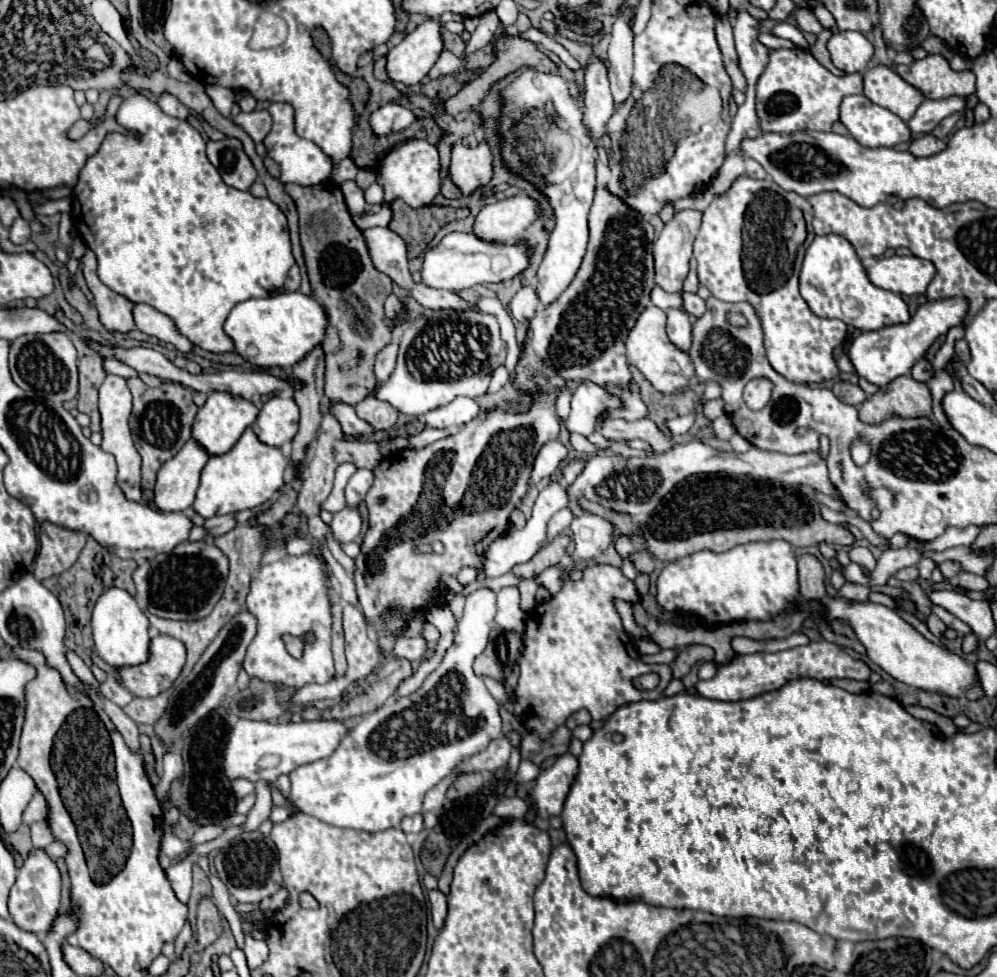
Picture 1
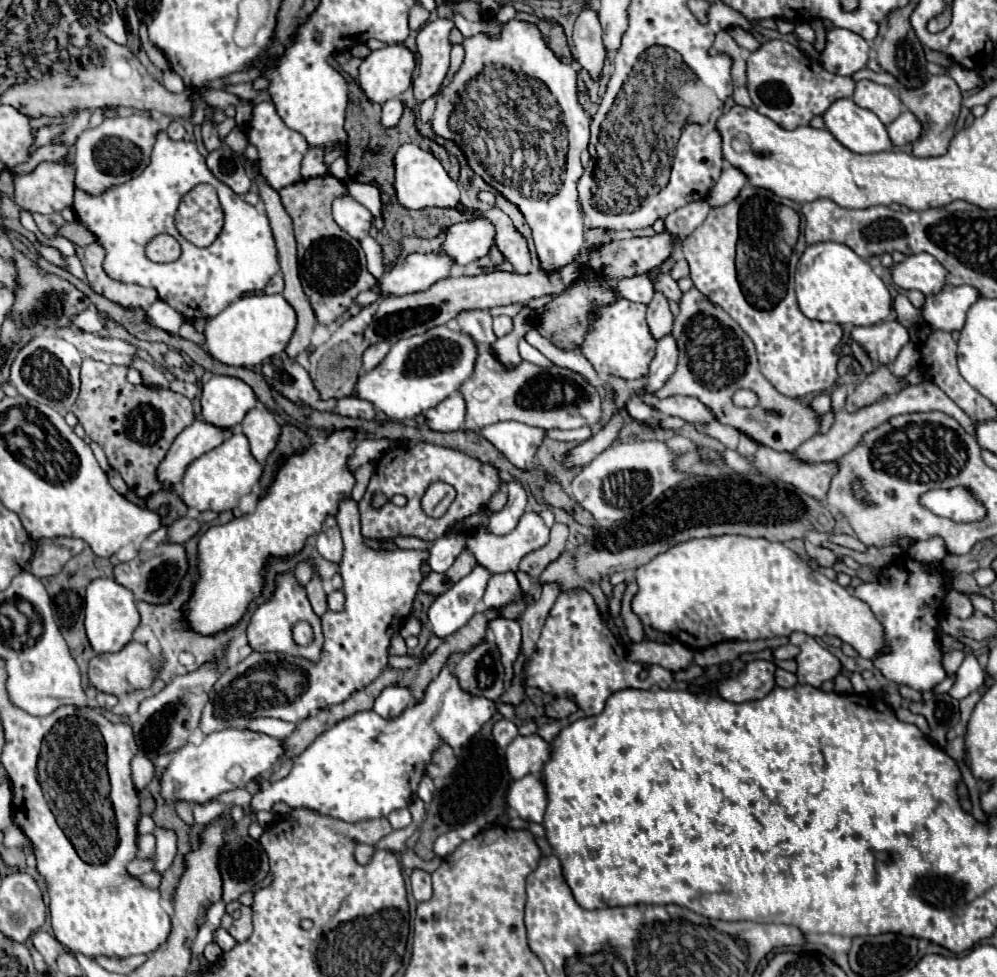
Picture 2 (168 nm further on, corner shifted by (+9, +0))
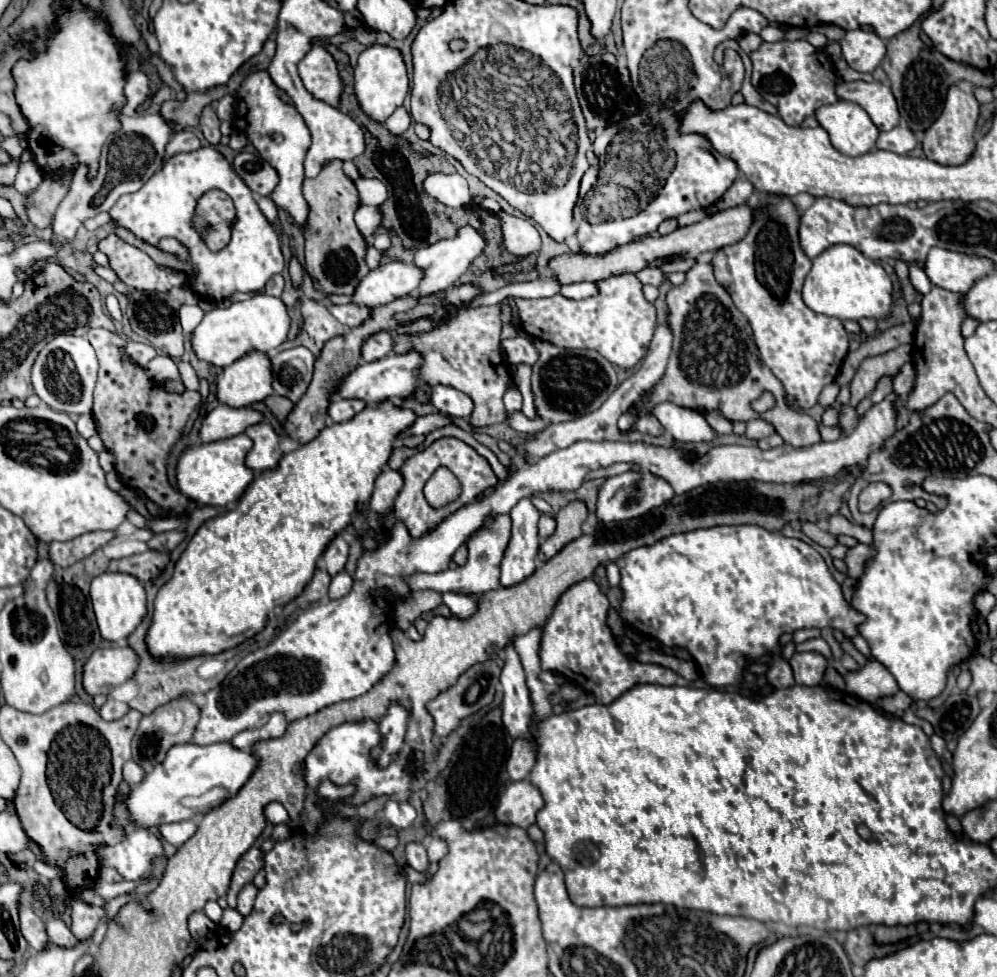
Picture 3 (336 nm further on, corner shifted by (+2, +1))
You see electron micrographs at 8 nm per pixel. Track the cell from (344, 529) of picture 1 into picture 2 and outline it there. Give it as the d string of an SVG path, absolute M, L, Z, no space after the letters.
M337 526L323 528L319 532L319 546L317 550L331 562L339 562L343 556L343 544L341 544L341 530Z

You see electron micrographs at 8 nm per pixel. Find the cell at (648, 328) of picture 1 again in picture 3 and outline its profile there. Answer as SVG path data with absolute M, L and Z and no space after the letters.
M634 273L612 275L596 281L598 295L588 299L566 299L554 295L548 299L514 299L522 329L534 339L548 341L566 349L596 349L610 363L634 367L644 355L648 339L654 335L656 309L642 295L642 283Z

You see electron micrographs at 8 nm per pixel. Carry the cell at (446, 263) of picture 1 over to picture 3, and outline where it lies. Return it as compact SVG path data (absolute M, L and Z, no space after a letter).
M386 261L372 269L352 293L352 301L360 307L380 307L394 299L410 295L422 279L422 269L402 261Z

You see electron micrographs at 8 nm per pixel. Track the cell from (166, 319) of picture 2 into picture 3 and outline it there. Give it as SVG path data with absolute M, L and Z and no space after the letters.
M184 305L180 309L180 323L184 327L184 333L190 335L194 327L202 321L202 317L204 317L204 309L200 305Z

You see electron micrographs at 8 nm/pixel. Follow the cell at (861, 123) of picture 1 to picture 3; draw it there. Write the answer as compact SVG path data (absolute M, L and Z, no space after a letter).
M838 101L834 105L820 107L814 117L830 135L832 145L848 157L864 155L876 147L880 129L856 103Z

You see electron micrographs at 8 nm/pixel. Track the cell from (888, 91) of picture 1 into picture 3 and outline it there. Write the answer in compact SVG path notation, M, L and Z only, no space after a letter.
M878 81L838 83L836 95L842 101L852 101L852 103L860 105L870 115L870 119L874 121L874 125L880 131L890 131L900 121L896 99L894 99L890 87L884 83L878 83Z

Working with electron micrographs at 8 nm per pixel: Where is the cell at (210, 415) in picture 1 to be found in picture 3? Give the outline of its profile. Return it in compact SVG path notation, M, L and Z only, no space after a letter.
M248 351L244 359L222 369L218 399L230 407L246 407L272 395L272 361L262 351Z

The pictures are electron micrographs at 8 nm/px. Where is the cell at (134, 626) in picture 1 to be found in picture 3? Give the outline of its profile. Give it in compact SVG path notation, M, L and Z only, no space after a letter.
M102 573L96 579L92 579L90 585L90 597L96 613L96 621L100 627L100 633L108 641L120 641L126 639L144 619L146 615L146 591L142 583L128 573Z

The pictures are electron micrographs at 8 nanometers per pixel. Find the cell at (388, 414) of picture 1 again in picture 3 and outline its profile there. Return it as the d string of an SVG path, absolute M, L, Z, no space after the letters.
M334 399L328 407L328 415L334 423L342 423L342 421L352 419L364 407L366 407L366 403L360 399Z

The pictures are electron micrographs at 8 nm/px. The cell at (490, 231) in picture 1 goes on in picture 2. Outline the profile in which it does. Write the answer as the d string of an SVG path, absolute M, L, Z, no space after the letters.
M473 216L469 222L447 228L443 252L453 256L457 264L465 266L489 252L495 240L495 226L485 216Z

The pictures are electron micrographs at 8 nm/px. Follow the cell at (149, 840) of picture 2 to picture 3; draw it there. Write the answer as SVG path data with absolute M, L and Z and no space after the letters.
M150 829L126 831L124 839L112 847L100 847L100 863L114 867L124 881L140 879L152 865L154 857L162 855L162 843Z

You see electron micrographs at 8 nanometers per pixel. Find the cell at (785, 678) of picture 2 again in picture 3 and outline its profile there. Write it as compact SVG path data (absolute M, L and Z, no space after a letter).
M752 525L752 527L706 527L706 529L700 529L700 531L686 531L686 533L680 533L680 535L670 535L668 539L660 539L660 543L654 543L654 545L648 545L648 547L636 547L636 549L628 551L620 561L620 589L622 589L620 615L628 623L628 627L638 635L652 635L654 639L658 639L666 647L686 649L694 657L702 679L712 687L726 687L726 685L740 683L746 667L752 665L752 661L760 659L766 653L772 655L772 659L768 663L768 673L766 673L768 681L776 689L792 687L796 681L794 681L792 667L790 667L788 659L782 657L782 645L780 645L782 633L792 633L792 631L798 631L798 629L804 629L804 627L818 627L818 629L832 627L832 629L840 629L846 637L854 637L858 633L858 625L864 621L864 617L858 611L854 611L850 607L850 603L844 599L840 585L834 581L834 577L830 575L822 555L816 549L812 549L804 541L784 537L780 531L772 533L772 531L766 531L766 529L756 527L756 525Z

